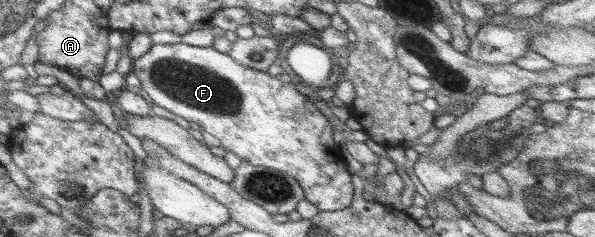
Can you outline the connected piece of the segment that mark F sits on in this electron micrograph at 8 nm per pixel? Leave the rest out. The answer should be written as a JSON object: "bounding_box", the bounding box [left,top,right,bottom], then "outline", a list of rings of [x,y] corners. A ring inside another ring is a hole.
{"bounding_box":[131,43,353,212],"outline":[[[184,43],[153,44],[131,65],[131,72],[140,81],[140,89],[156,106],[196,122],[199,130],[212,134],[220,140],[226,152],[233,152],[243,163],[271,168],[293,176],[303,188],[303,193],[319,211],[332,212],[346,208],[353,201],[352,175],[347,169],[342,151],[332,137],[333,124],[310,101],[288,82],[284,84],[267,72],[246,68],[219,52],[210,44],[206,48],[188,46]]]}

